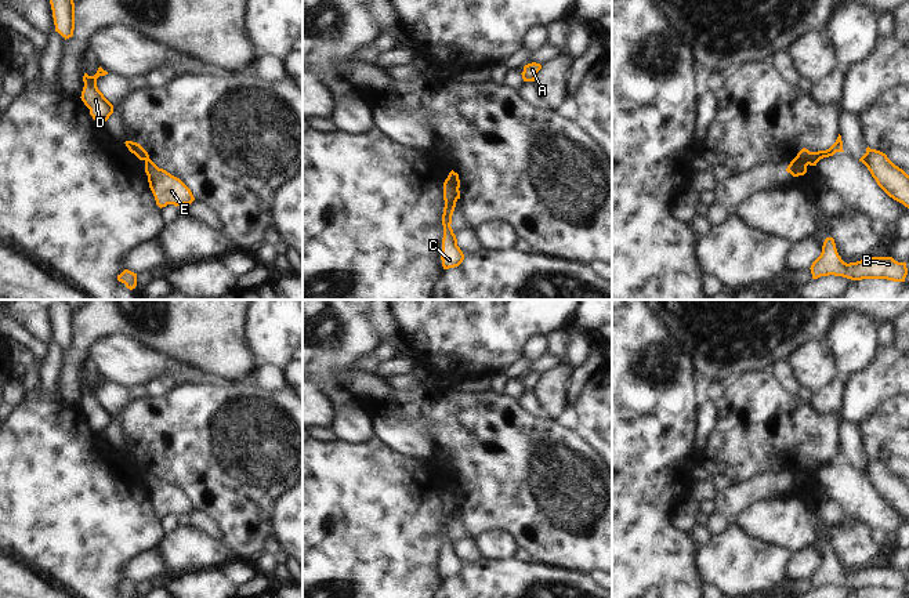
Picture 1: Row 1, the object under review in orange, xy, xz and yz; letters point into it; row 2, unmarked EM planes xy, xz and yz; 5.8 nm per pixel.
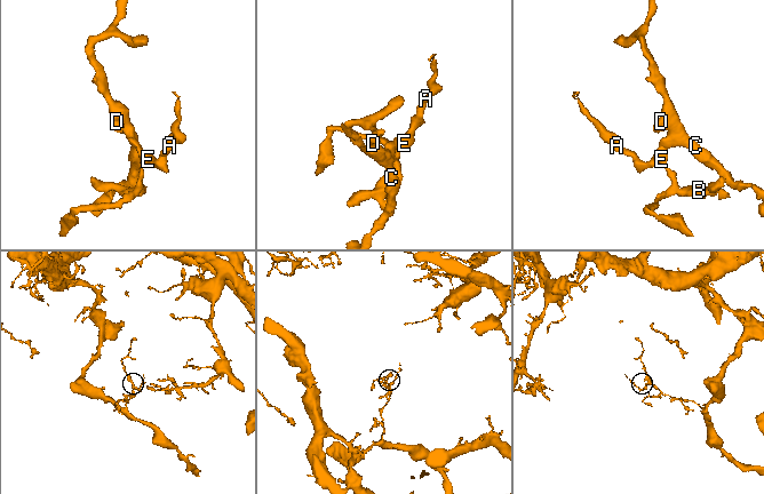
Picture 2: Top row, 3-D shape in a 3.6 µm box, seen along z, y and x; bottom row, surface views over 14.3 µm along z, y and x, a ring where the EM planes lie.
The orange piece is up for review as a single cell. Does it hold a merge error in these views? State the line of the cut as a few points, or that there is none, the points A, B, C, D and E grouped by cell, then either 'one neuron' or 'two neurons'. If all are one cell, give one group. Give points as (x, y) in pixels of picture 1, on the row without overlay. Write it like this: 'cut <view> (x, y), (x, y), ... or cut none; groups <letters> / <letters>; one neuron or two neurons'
cut yz (796, 466), (808, 473); groups A B E / C D; two neurons

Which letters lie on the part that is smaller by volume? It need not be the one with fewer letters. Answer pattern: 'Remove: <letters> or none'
Remove: A, B, E

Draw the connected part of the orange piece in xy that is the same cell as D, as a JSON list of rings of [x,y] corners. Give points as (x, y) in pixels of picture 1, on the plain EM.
[[[101,376],[94,385],[88,385],[87,383],[84,383],[84,396],[80,406],[84,414],[90,418],[90,424],[93,425],[93,428],[99,434],[105,434],[105,431],[113,423],[113,414],[97,396],[97,388],[105,384],[108,384],[108,381]]]

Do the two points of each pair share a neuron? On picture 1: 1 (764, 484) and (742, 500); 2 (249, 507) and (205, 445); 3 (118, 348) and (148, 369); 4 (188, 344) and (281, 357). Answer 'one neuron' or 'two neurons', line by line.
1: one neuron
2: one neuron
3: one neuron
4: two neurons

